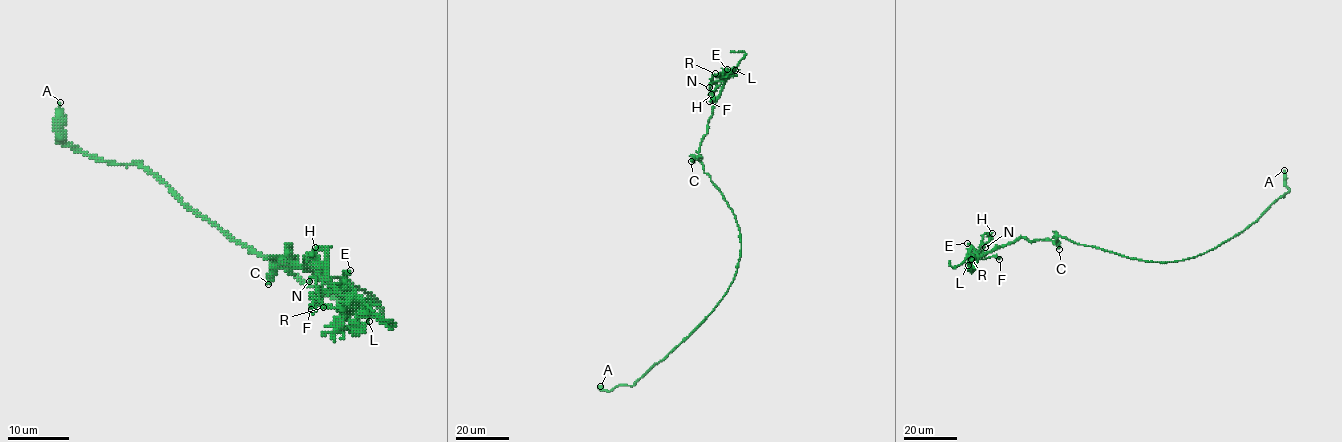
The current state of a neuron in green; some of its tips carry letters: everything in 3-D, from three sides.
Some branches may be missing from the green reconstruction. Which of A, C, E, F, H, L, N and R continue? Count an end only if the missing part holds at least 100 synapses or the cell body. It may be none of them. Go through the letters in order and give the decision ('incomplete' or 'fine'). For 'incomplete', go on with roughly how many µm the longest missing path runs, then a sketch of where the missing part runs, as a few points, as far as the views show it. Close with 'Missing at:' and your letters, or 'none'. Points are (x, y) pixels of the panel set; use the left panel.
A: fine
C: fine
E: fine
F: fine
H: fine
L: fine
N: fine
R: fine
Missing at: none

